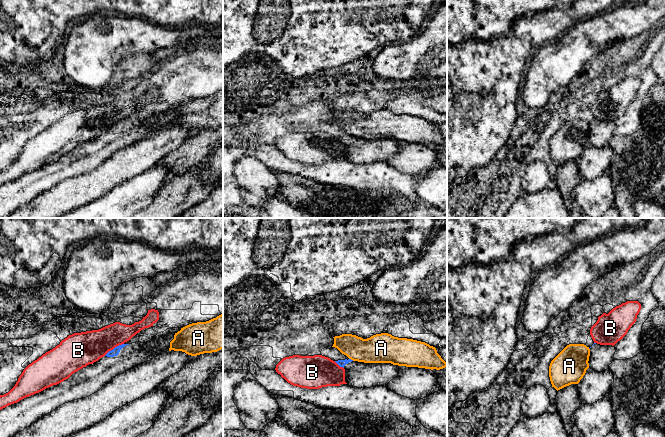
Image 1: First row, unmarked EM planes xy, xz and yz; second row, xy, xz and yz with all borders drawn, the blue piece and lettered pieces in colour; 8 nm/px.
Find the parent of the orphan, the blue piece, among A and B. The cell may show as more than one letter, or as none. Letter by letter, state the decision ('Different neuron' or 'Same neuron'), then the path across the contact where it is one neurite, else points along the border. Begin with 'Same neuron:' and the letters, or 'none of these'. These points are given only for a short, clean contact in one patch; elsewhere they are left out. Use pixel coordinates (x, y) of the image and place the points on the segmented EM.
Same neuron: none of these
A: Different neuron. Boundary: xz (349, 358), (353, 360)
B: Different neuron. Boundary: xy (123, 343), (115, 346), (104, 355)

